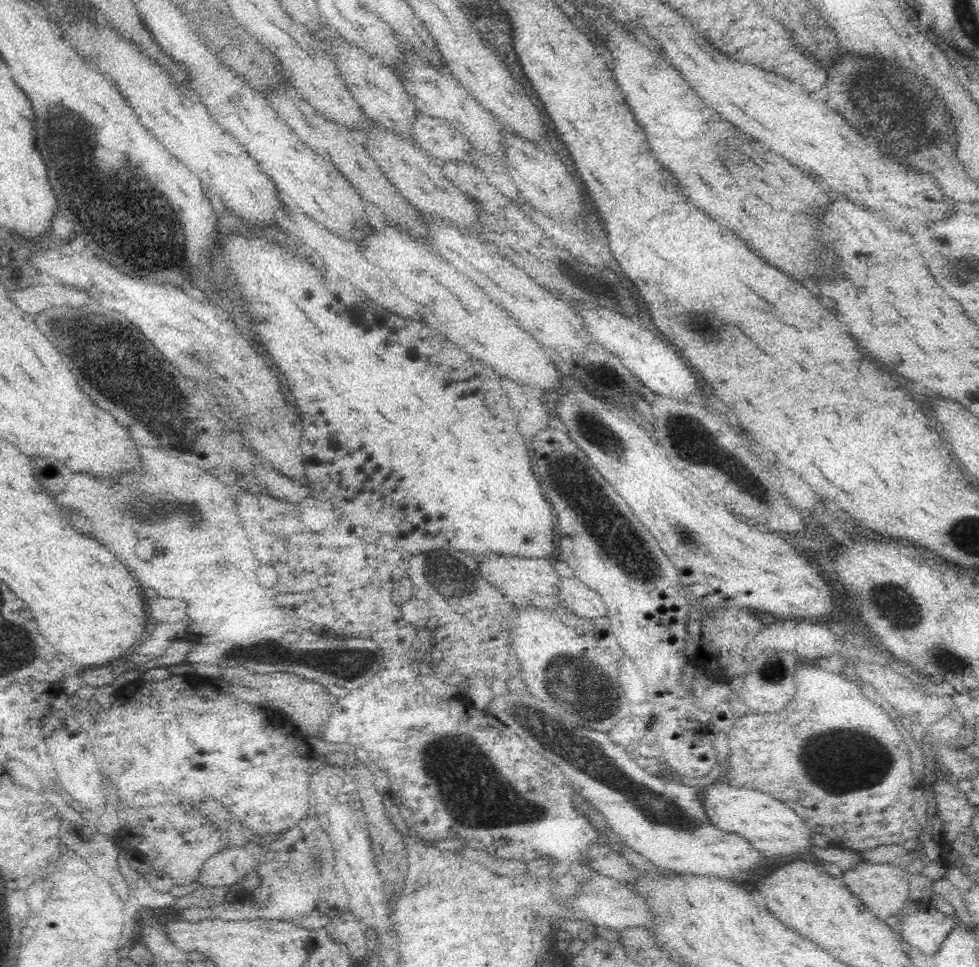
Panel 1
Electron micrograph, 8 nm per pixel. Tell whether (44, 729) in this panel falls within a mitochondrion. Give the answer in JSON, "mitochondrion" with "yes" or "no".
{"mitochondrion":"no"}

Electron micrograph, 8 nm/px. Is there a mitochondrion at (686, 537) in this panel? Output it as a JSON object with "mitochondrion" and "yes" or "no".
{"mitochondrion":"yes"}

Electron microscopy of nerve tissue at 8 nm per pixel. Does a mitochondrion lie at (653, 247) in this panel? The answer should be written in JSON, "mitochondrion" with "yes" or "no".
{"mitochondrion":"no"}

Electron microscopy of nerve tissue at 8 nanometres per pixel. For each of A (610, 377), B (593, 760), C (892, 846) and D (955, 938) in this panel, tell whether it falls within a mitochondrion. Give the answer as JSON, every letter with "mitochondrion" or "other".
{"A":"mitochondrion","B":"mitochondrion","C":"other","D":"other"}

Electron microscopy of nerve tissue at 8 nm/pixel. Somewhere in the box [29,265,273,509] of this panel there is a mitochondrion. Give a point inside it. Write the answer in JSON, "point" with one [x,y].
{"point":[108,374]}

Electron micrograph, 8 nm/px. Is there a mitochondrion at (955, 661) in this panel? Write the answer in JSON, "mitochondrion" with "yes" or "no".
{"mitochondrion":"yes"}

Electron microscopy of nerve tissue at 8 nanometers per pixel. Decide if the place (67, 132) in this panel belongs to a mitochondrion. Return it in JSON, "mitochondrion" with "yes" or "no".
{"mitochondrion":"yes"}

